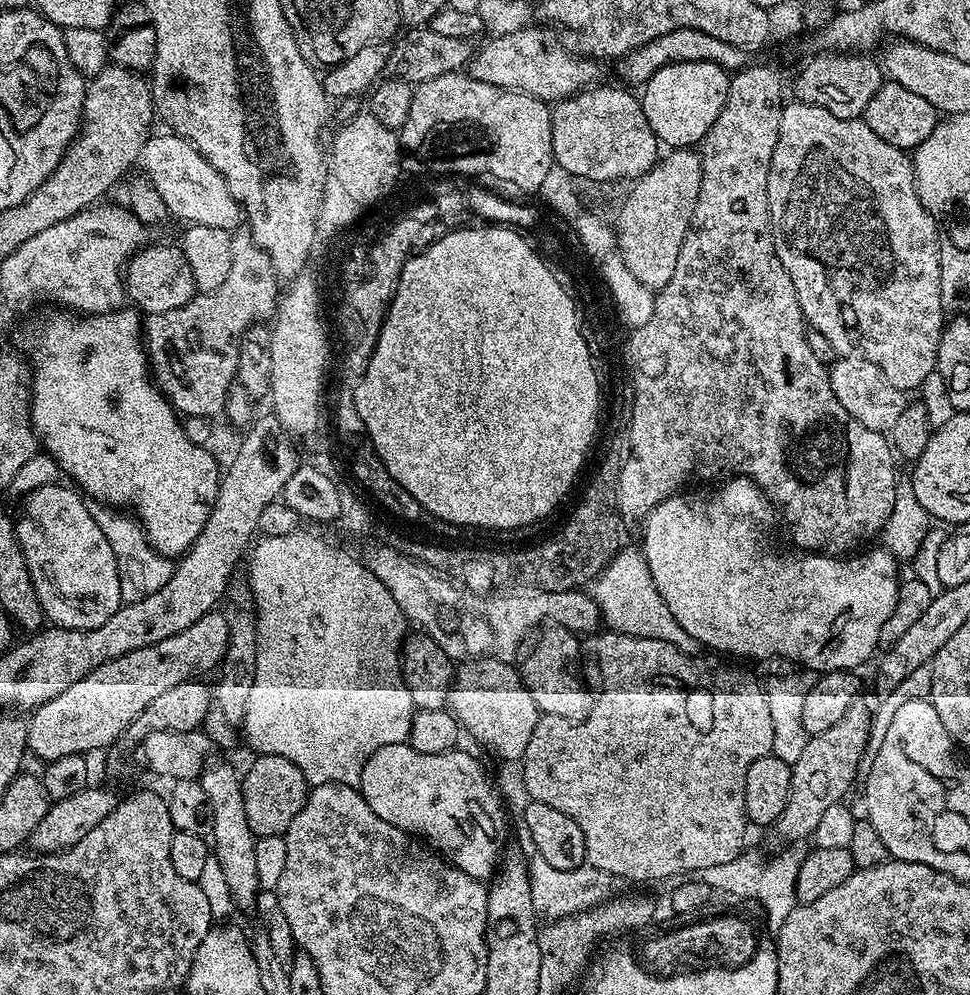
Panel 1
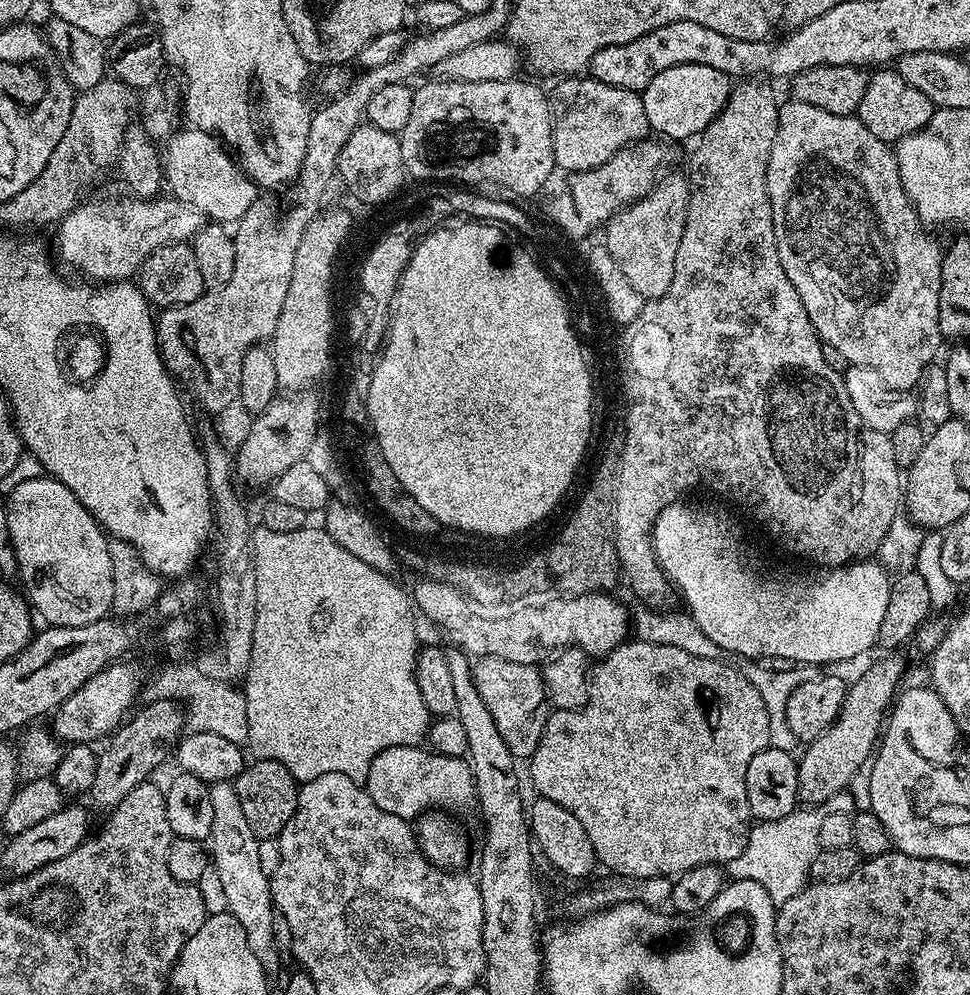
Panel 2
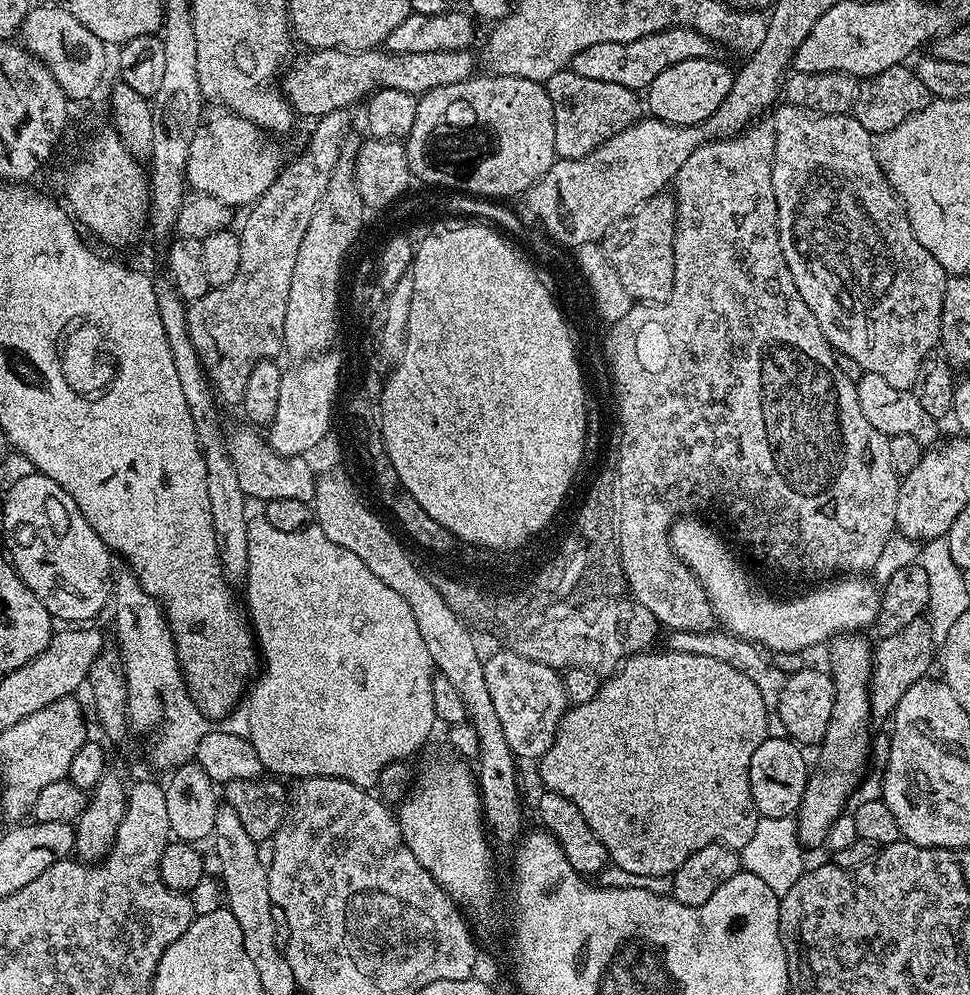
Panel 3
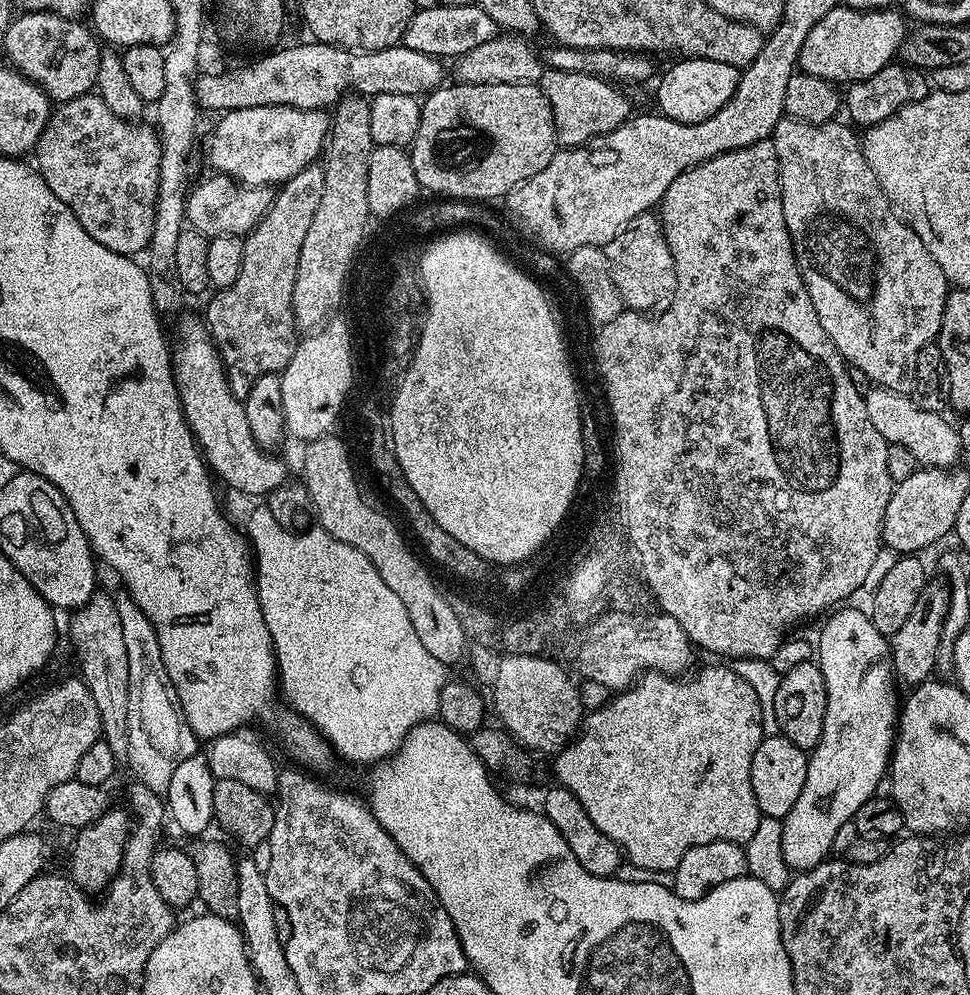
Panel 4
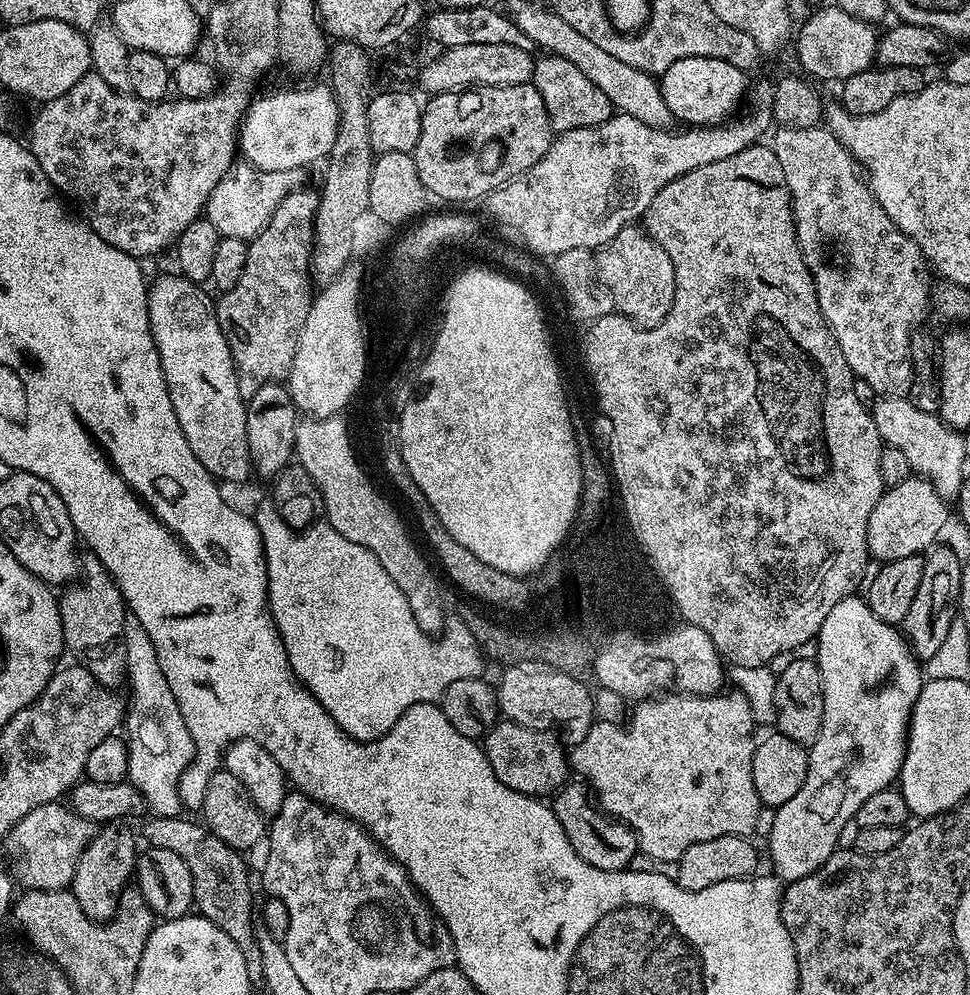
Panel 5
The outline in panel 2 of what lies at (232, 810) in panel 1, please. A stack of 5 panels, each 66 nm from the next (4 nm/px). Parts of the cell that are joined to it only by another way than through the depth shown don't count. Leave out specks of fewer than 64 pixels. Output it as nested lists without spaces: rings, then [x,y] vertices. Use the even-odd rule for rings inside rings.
[[[223,780],[211,785],[208,793],[210,806],[214,810],[214,823],[210,825],[206,847],[211,867],[216,868],[219,881],[222,882],[227,912],[238,918],[242,930],[246,930],[246,942],[250,942],[254,958],[258,958],[265,972],[275,974],[280,968],[282,956],[274,947],[276,909],[272,903],[270,875],[262,870],[261,859],[258,858],[261,839],[254,834],[254,830],[250,830],[250,822],[246,822],[246,813],[242,811],[242,801],[238,799],[235,783]]]

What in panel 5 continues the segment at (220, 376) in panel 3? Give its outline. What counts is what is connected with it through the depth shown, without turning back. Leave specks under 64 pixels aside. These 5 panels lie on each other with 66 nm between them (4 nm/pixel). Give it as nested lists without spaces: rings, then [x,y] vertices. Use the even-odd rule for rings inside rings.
[[[301,186],[288,194],[274,210],[270,222],[252,240],[248,241],[246,270],[238,278],[238,286],[223,293],[215,301],[216,317],[220,329],[228,339],[232,357],[236,363],[240,394],[251,398],[264,384],[287,381],[294,366],[294,354],[298,350],[298,338],[302,326],[312,309],[314,277],[312,271],[312,239],[316,233],[316,211],[320,205],[320,193],[315,187]]]

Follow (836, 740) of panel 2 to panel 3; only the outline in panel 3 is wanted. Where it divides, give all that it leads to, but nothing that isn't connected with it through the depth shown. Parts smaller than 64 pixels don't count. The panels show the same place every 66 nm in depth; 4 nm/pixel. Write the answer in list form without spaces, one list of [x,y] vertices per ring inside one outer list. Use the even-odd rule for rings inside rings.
[[[921,618],[910,622],[898,634],[879,637],[875,641],[872,654],[872,683],[870,695],[872,697],[872,715],[877,721],[887,721],[896,711],[898,702],[914,682],[925,679],[929,675],[928,667],[934,664],[934,657],[938,652],[938,644],[932,641],[932,628],[927,619]]]

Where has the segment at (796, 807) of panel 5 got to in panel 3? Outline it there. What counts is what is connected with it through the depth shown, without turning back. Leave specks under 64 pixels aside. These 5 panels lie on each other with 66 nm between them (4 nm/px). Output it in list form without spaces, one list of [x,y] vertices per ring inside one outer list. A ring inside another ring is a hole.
[[[845,634],[831,641],[834,682],[834,714],[830,714],[830,726],[826,726],[823,744],[819,745],[820,769],[808,777],[808,785],[794,819],[800,843],[823,845],[828,839],[830,826],[838,817],[845,815],[848,795],[856,788],[864,767],[868,764],[868,723],[873,723],[872,697],[872,654],[871,643],[867,644],[860,634]]]

